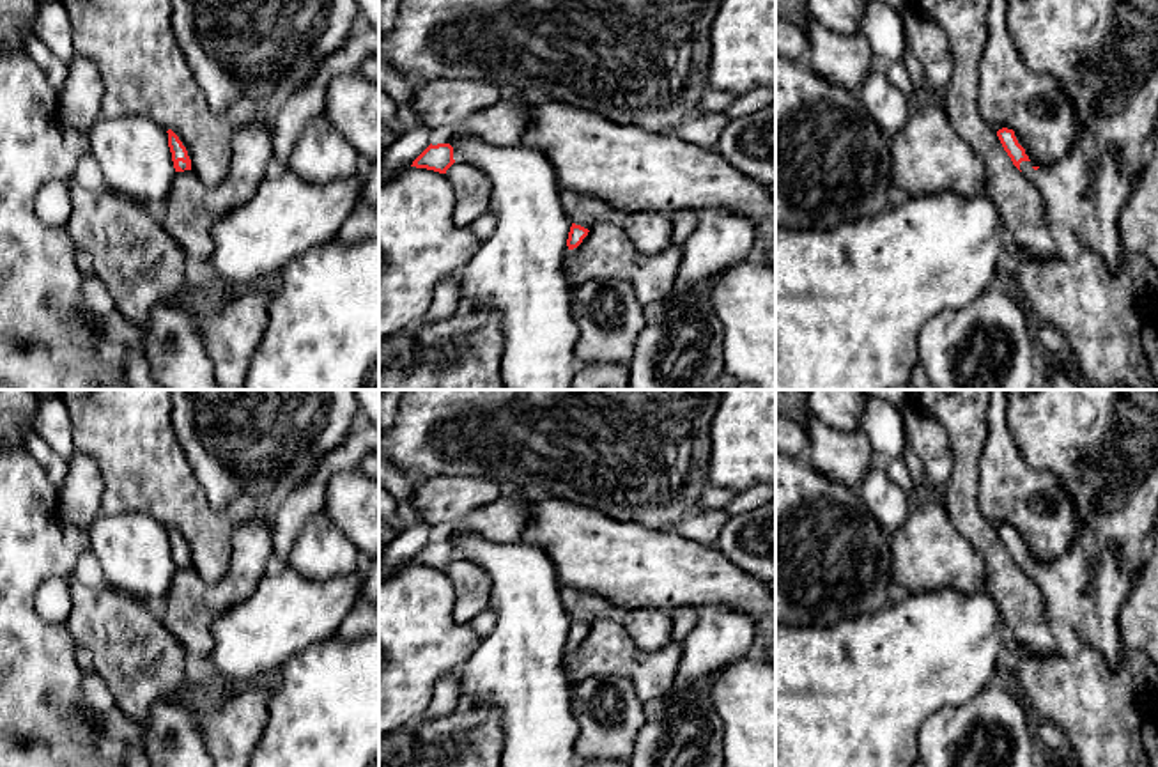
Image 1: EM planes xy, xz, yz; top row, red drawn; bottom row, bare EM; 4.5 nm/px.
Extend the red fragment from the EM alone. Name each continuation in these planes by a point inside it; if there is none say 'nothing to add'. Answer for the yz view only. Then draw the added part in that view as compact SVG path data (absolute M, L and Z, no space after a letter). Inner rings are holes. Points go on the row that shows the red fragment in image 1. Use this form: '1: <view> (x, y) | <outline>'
1: yz (1103, 54) | M1007 0L1006 25L1027 67L1054 76L1077 112L1077 136L1069 152L1038 170L1031 161L1022 161L1020 170L1041 193L1046 216L1066 225L1084 248L1116 271L1126 255L1117 220L1140 179L1158 119L1158 0Z

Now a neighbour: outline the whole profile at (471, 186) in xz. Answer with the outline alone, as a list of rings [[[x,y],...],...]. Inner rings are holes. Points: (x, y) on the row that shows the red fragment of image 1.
[[[455,161],[444,175],[455,191],[452,220],[457,227],[467,229],[476,218],[489,213],[492,182],[480,168],[466,161]]]

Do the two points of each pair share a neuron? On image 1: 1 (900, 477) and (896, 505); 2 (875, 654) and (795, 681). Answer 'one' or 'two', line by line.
1: two
2: one

